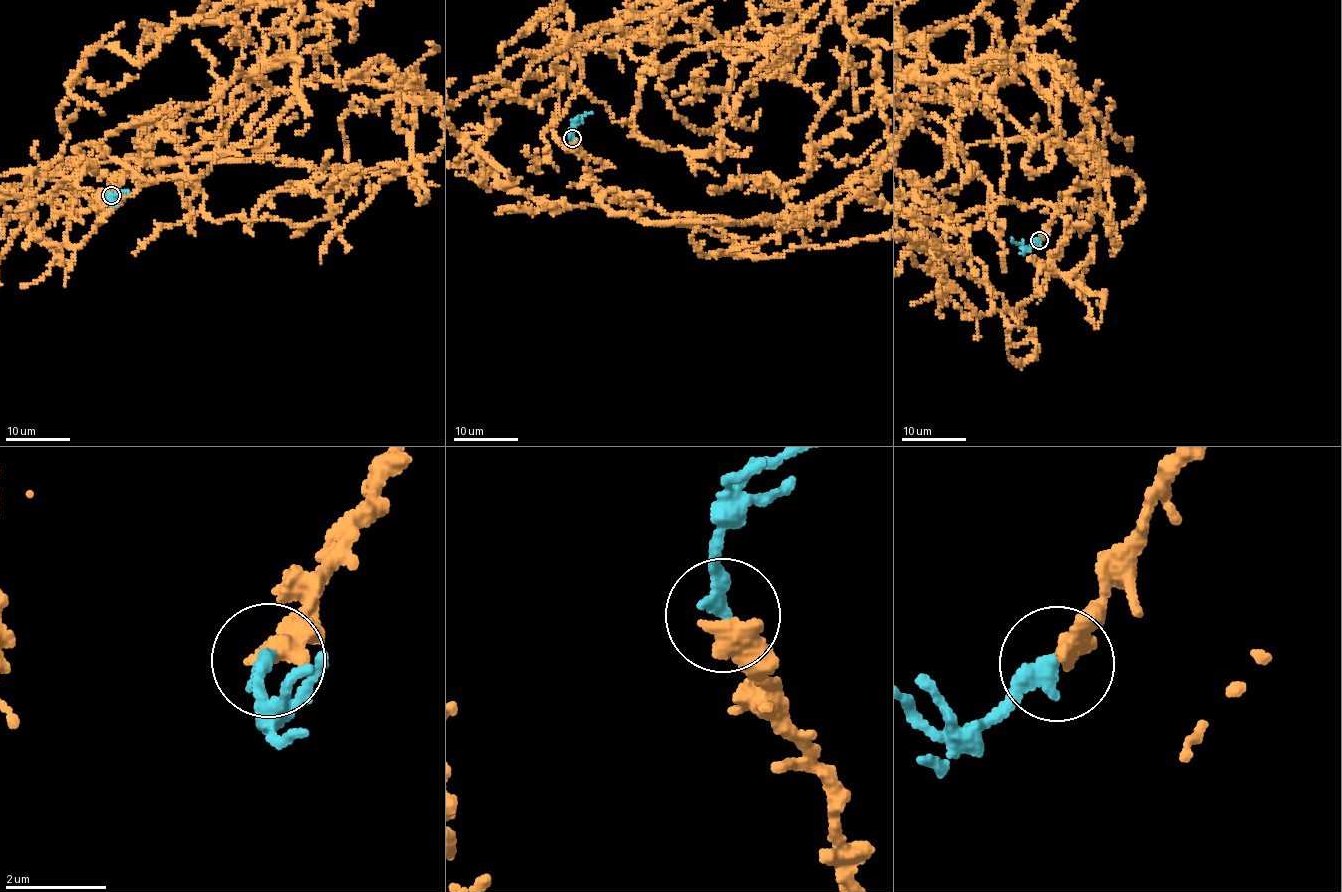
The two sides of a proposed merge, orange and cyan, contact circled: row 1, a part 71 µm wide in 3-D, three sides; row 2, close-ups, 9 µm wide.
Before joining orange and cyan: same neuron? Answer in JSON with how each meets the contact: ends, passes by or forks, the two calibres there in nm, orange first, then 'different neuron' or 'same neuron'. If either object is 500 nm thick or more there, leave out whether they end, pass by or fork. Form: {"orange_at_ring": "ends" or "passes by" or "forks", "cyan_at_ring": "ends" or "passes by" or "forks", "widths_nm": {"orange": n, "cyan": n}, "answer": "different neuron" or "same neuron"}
{"orange_at_ring": "ends", "cyan_at_ring": "ends", "widths_nm": {"orange": 480, "cyan": 340}, "answer": "same neuron"}

